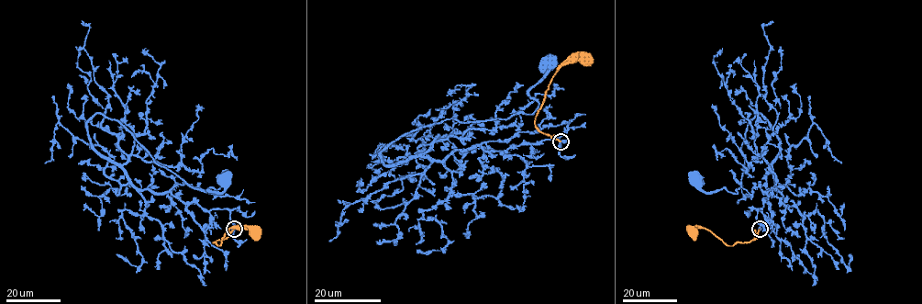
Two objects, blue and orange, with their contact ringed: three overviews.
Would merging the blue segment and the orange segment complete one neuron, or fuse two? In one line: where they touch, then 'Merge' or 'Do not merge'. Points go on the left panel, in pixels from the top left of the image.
Place: (234, 229). Do not merge

